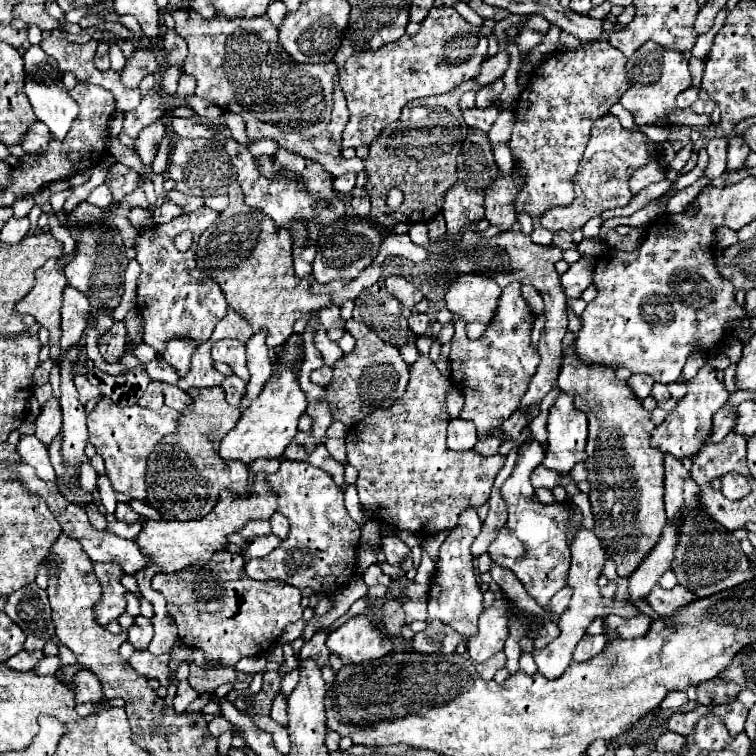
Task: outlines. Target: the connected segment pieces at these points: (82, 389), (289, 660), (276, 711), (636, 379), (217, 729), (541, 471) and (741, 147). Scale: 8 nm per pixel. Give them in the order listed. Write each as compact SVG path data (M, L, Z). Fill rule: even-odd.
M76 376L74 382L76 382L76 390L78 390L78 400L82 404L86 404L90 398L100 396L100 390L96 390L96 386L92 386L86 376Z
M284 644L282 650L284 650L284 662L282 662L282 666L280 666L280 672L282 672L282 674L290 674L292 670L296 670L298 658L296 658L296 654L294 654L294 650L292 650L290 644Z
M278 694L272 702L272 712L270 712L272 720L278 722L280 726L286 726L288 724L288 716L286 716L286 700L282 698L282 694Z
M632 374L632 378L628 380L628 384L632 386L632 390L634 390L636 398L644 400L644 398L648 398L648 396L650 396L650 392L652 392L654 378L652 378L652 376L648 376L648 374Z
M215 716L214 719L208 723L208 729L212 736L218 738L228 730L232 730L232 726L228 726L228 720L223 716Z
M538 466L538 468L532 472L532 486L534 486L534 488L544 486L544 488L552 490L552 488L560 486L558 478L560 478L560 474L558 474L558 472L548 470L548 468L544 468L544 466Z
M732 136L730 144L728 144L728 170L736 172L740 168L744 168L744 160L748 158L750 148L744 140L744 136Z

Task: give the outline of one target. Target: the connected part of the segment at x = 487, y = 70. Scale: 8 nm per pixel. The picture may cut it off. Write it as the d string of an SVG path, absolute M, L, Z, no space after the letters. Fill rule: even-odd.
M500 48L500 52L492 58L488 58L488 62L484 62L482 66L482 72L480 72L480 78L476 78L478 84L492 84L496 78L502 78L506 68L510 64L510 54L506 48Z

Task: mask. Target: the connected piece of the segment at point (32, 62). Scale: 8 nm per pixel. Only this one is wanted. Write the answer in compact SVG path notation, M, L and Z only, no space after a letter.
M30 46L22 58L24 58L24 68L26 68L24 94L28 96L36 118L50 128L56 140L64 140L72 122L78 116L78 104L70 98L68 90L62 84L62 70L58 68L58 62L52 56L48 56L40 46Z

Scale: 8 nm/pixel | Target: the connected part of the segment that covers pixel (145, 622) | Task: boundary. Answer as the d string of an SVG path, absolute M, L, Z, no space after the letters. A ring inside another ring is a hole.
M136 616L134 618L134 626L128 630L128 642L134 646L134 648L140 648L140 650L146 650L150 640L154 636L154 628L152 628L152 622L150 618L144 618L144 616Z

